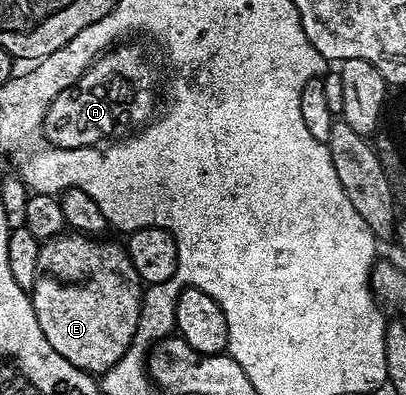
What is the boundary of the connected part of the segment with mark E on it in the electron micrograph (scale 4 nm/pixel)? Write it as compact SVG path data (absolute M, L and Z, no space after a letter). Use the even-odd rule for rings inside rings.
M64 231L58 237L51 237L48 241L42 242L37 255L37 279L35 285L29 290L33 311L37 315L37 323L41 323L41 331L45 331L45 339L49 339L49 347L53 347L53 351L57 351L57 355L61 355L61 359L69 359L69 363L73 363L73 367L92 375L101 375L105 371L109 371L109 367L113 367L113 363L117 363L117 359L121 359L121 355L125 355L125 351L131 345L133 335L137 331L139 312L143 309L144 286L129 259L126 248L120 242L118 245L115 241L103 240L107 239L89 237L74 231Z

